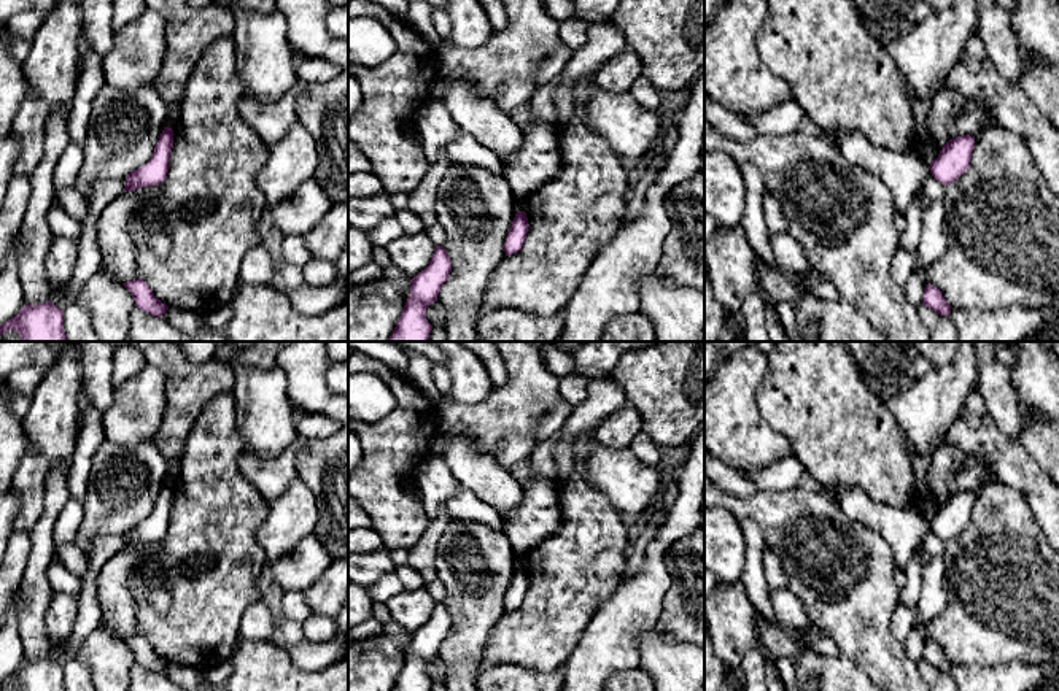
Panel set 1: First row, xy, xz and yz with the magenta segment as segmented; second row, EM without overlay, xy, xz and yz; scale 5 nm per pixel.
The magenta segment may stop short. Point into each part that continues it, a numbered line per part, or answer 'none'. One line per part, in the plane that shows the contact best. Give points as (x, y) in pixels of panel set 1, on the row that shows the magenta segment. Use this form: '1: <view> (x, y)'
none

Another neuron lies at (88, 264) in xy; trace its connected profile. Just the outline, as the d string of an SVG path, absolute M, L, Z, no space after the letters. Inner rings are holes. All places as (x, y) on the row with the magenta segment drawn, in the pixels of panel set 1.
M126 178L92 183L91 191L84 197L87 214L80 222L80 234L75 238L78 245L75 270L68 283L49 299L54 307L64 310L73 303L78 291L100 272L102 256L97 245L97 222L103 208L124 192L126 183Z

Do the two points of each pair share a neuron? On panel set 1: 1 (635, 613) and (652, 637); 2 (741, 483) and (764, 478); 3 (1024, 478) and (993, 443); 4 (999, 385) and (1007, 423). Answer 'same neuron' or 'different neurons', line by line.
1: different neurons
2: different neurons
3: same neuron
4: same neuron

